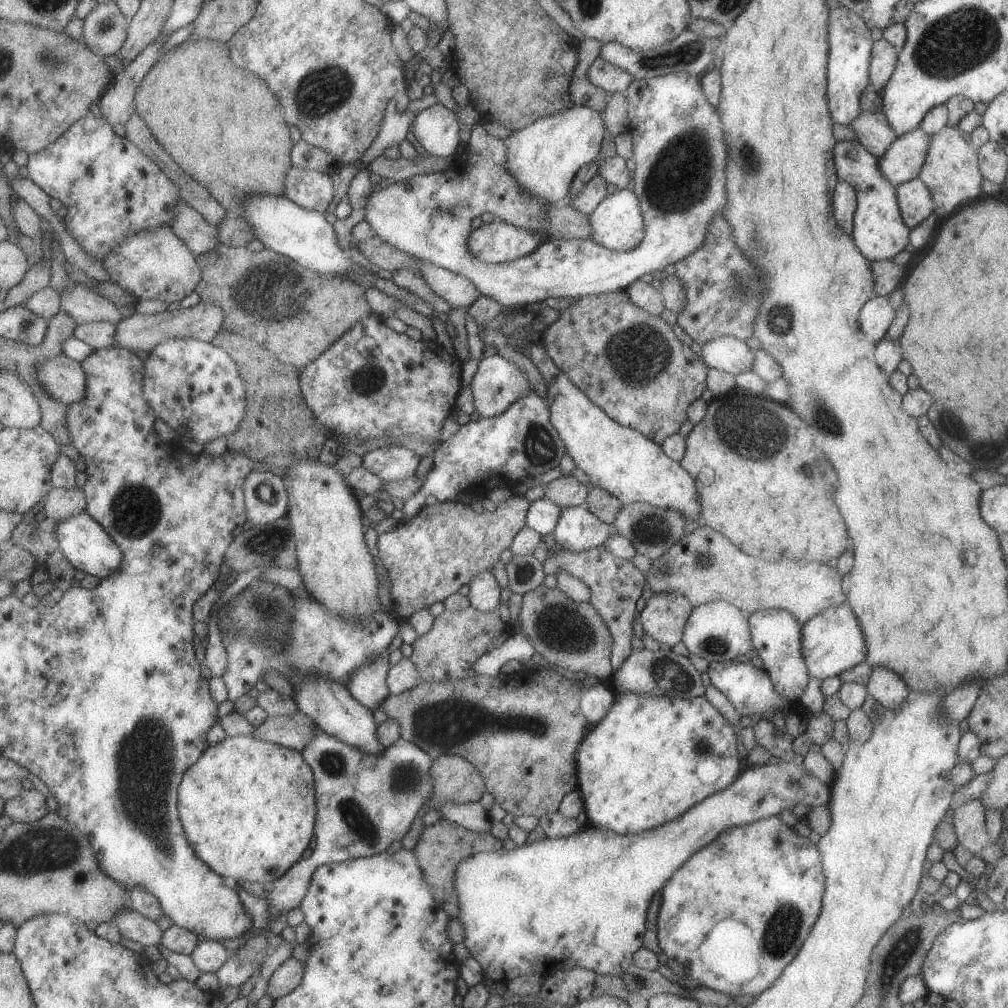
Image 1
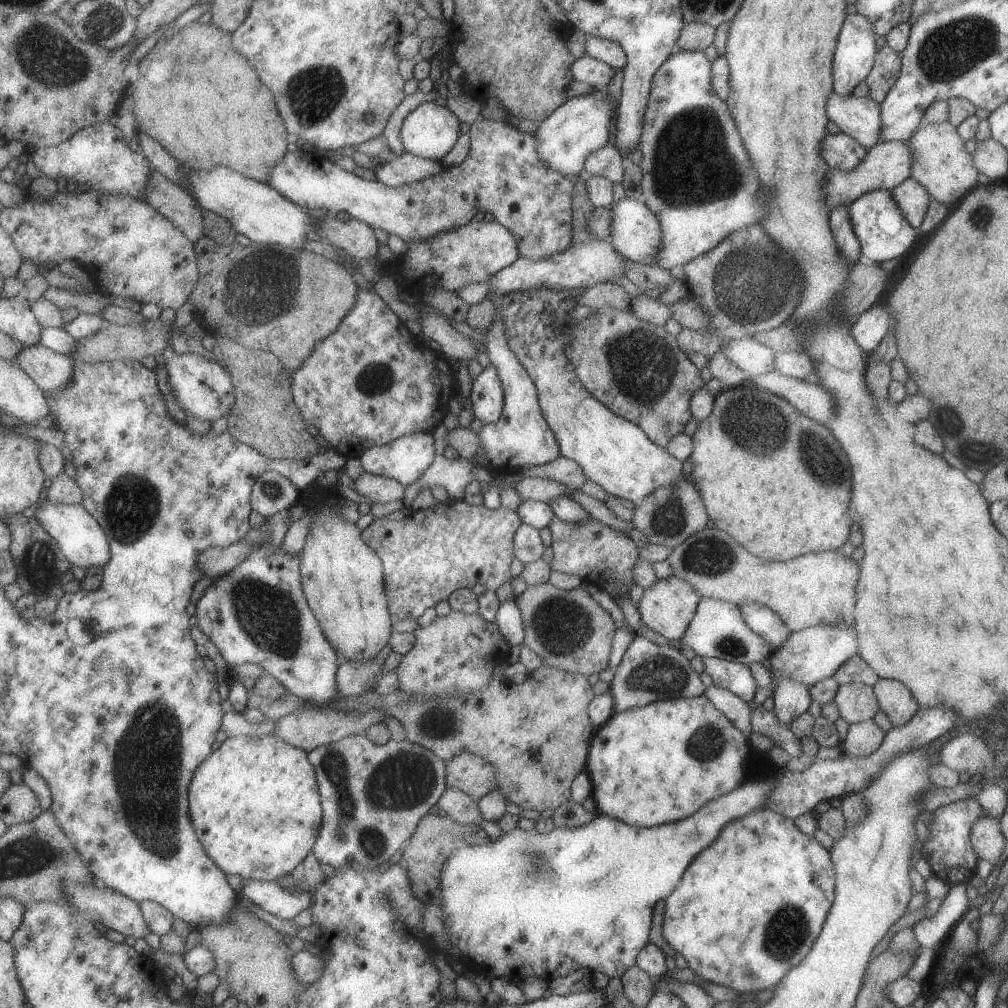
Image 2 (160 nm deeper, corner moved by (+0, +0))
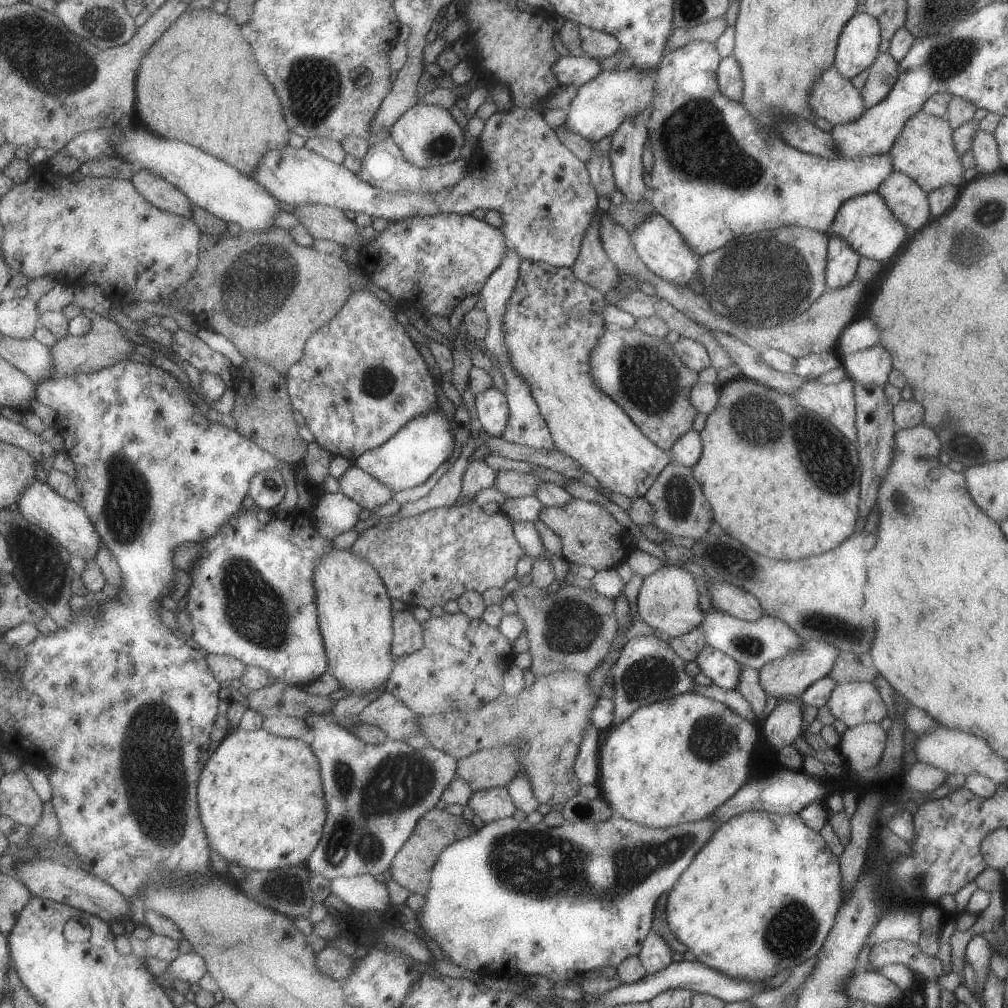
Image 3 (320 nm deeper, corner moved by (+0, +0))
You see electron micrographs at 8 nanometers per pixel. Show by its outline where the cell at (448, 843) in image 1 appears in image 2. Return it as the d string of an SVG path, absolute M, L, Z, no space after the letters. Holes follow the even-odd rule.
M437 814L425 815L421 820L416 835L409 841L409 846L402 854L402 859L409 866L411 884L415 890L415 896L419 896L426 904L443 908L443 888L441 878L444 863L449 862L453 852L473 845L483 845L491 842L485 830L477 824L461 824L449 816L437 816Z

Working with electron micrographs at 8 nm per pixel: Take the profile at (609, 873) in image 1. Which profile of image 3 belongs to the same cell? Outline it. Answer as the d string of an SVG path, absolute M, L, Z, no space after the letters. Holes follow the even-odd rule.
M613 813L607 820L596 823L567 823L562 827L549 827L545 820L540 823L531 823L521 815L499 819L486 823L477 834L458 840L450 844L437 859L429 892L425 896L425 904L422 909L415 913L418 915L419 924L417 934L425 935L434 940L441 948L445 960L450 960L455 965L462 966L473 972L494 972L501 970L519 970L523 976L541 974L550 978L554 982L559 980L574 982L579 974L587 970L597 970L605 966L616 966L630 956L637 955L644 944L644 938L652 928L654 908L657 897L661 893L673 888L679 874L681 874L689 863L694 859L701 847L711 838L717 829L716 824L710 818L678 824L669 828L652 828L637 824L633 821L625 820L624 817Z

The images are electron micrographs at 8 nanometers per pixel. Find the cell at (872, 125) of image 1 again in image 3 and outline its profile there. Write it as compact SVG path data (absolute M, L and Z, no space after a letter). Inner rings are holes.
M834 65L814 80L812 92L808 94L808 107L813 120L825 118L833 127L855 120L865 110L859 91L837 72Z

